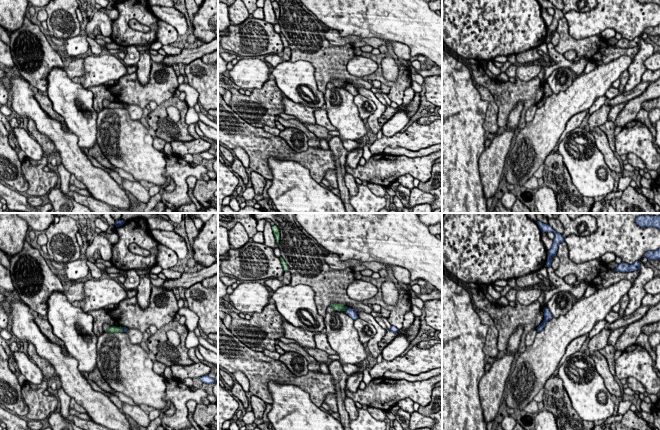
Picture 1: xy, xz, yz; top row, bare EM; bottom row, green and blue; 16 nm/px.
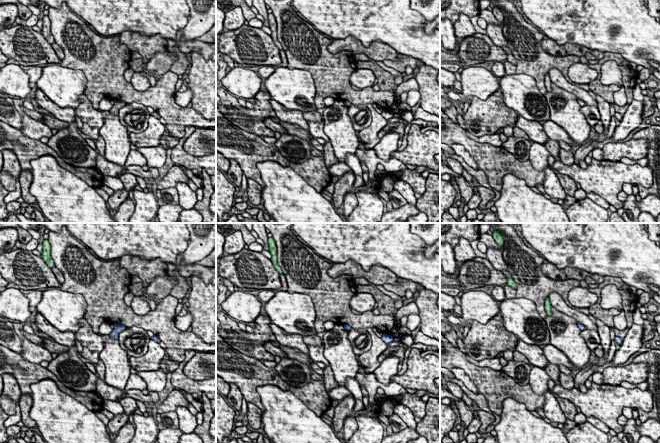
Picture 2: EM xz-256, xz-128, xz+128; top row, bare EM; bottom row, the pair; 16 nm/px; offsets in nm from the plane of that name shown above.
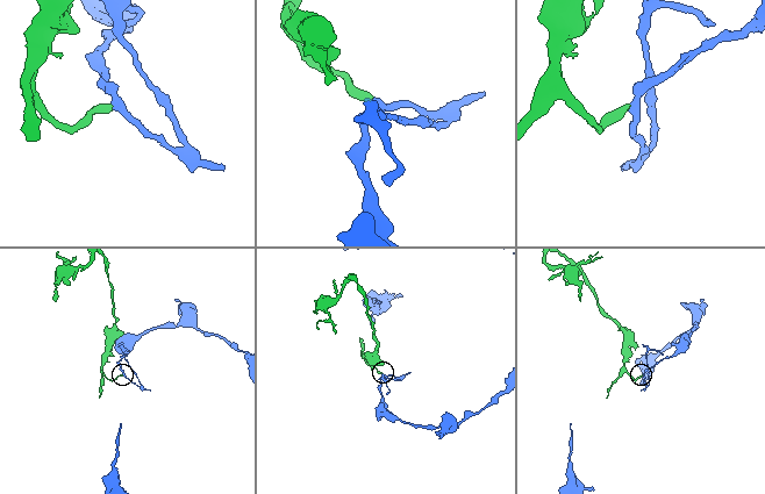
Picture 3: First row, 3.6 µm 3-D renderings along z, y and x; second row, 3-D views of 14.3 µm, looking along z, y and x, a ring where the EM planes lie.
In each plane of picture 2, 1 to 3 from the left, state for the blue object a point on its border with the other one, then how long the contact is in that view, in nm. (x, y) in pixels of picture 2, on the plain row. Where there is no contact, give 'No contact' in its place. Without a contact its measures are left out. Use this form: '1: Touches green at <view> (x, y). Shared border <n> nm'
1: No contact
2: No contact
3: No contact

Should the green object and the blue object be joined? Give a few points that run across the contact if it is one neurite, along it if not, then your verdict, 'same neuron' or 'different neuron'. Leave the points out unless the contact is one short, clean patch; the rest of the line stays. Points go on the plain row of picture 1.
xz (347, 83), (345, 87) | different neuron

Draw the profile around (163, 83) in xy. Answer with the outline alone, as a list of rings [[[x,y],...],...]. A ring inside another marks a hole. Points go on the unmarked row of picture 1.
[[[152,62],[150,81],[146,85],[139,83],[136,72],[121,77],[117,84],[107,87],[104,84],[88,87],[93,93],[93,107],[97,113],[103,108],[103,101],[126,103],[146,108],[151,101],[161,105],[178,89],[178,79],[172,66],[162,62]]]

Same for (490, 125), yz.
[[[476,83],[474,85],[479,92],[481,99],[489,102],[483,127],[487,133],[494,133],[497,135],[499,129],[497,123],[498,105],[495,103],[494,96],[484,86],[480,86]]]

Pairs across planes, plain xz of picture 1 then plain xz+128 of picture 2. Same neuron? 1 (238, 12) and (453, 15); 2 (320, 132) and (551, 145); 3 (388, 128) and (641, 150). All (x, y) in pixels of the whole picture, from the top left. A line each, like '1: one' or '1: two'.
1: two
2: one
3: two

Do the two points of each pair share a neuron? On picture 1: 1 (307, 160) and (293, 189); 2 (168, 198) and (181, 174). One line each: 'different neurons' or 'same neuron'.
1: different neurons
2: same neuron

